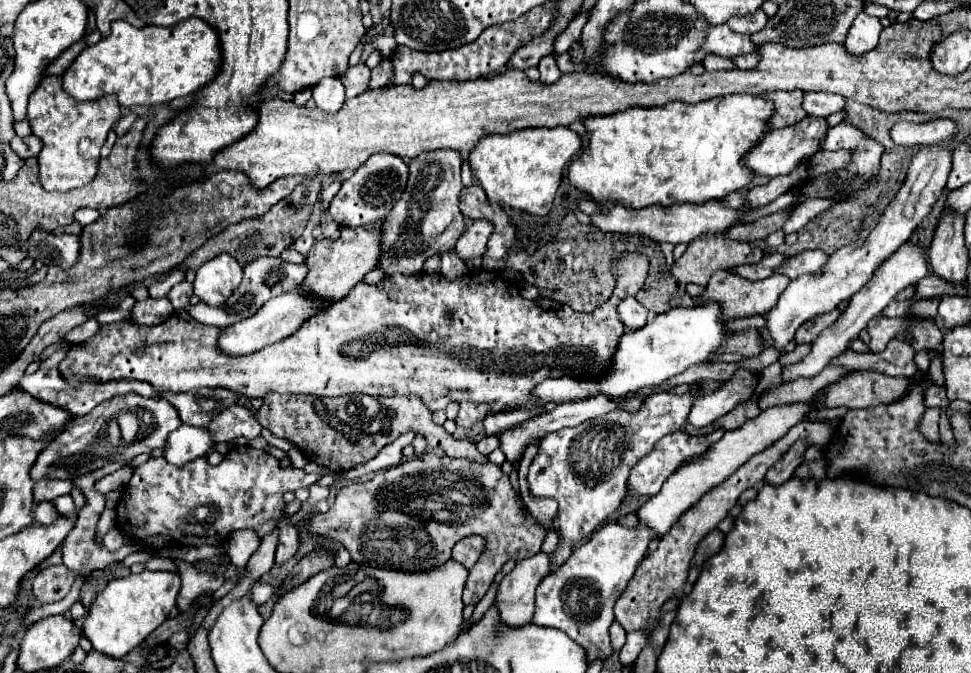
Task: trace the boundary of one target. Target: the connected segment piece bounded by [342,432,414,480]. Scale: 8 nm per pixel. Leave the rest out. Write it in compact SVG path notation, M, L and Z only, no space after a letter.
M406 432L402 434L398 440L394 440L392 444L388 444L376 458L372 458L368 464L362 464L362 466L356 466L348 472L342 472L342 478L344 480L354 480L354 478L360 478L364 474L370 474L370 472L378 472L378 470L386 470L386 468L392 468L396 466L398 462L402 462L402 448L406 444L410 444L414 438L414 432Z

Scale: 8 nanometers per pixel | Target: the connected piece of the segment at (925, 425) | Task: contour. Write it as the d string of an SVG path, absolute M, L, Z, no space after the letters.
M928 408L924 418L920 420L918 424L918 430L928 436L928 440L940 440L940 434L938 434L938 420L940 420L940 414L942 410L940 408Z

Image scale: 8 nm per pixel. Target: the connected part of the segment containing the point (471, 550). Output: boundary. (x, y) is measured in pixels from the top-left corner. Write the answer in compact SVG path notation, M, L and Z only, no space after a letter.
M464 538L454 546L452 558L458 560L462 566L472 568L476 558L478 558L478 554L482 554L482 548L484 548L484 540L482 538Z

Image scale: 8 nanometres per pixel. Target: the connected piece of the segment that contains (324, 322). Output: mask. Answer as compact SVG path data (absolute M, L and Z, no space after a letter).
M622 252L610 272L616 274L616 288L614 294L608 302L604 302L600 308L594 310L594 314L582 314L582 312L574 312L568 306L560 306L560 310L542 310L536 302L518 302L516 304L516 288L512 290L512 284L504 282L504 280L496 280L496 272L488 272L484 268L478 270L470 270L460 278L448 280L442 274L426 274L420 272L416 276L402 276L402 274L392 274L392 276L384 276L378 284L356 284L348 296L344 296L342 300L334 302L326 312L322 312L322 316L314 316L314 320L308 320L294 336L280 340L272 346L266 346L258 352L252 352L248 356L228 356L224 352L220 352L218 348L218 336L220 336L220 328L214 326L204 326L198 324L198 320L194 320L190 316L190 312L180 310L174 312L166 322L158 324L158 326L134 326L128 320L116 322L116 324L104 324L100 326L98 334L82 344L74 344L68 350L66 360L60 362L60 374L70 382L70 384L78 384L78 382L110 382L110 380L142 380L148 382L158 394L162 392L188 392L192 388L202 388L202 386L210 386L210 388L226 388L232 390L244 398L264 398L270 392L276 394L314 394L314 396L344 396L344 394L370 394L370 396L396 396L396 394L414 394L420 396L422 402L434 412L434 410L442 410L446 408L446 404L460 402L460 412L456 418L456 424L471 429L476 422L484 420L488 414L500 412L502 408L510 406L510 404L518 404L518 400L522 400L522 396L526 396L526 392L530 392L530 388L534 388L534 384L540 384L546 378L558 378L558 376L566 376L566 372L574 372L574 376L586 376L586 372L598 372L598 368L606 368L606 360L610 360L610 352L614 352L614 344L618 344L616 340L620 340L620 336L624 334L622 322L616 316L616 306L622 298L626 296L634 296L642 286L644 280L648 276L648 258L640 252Z

